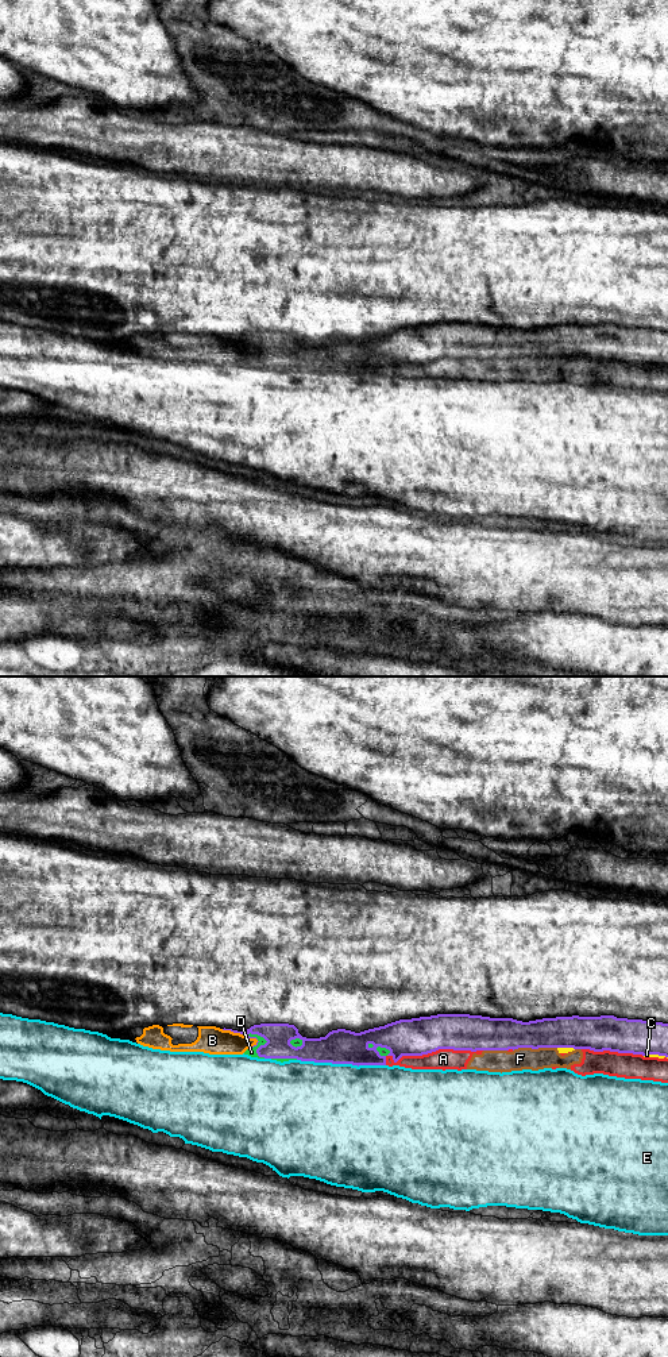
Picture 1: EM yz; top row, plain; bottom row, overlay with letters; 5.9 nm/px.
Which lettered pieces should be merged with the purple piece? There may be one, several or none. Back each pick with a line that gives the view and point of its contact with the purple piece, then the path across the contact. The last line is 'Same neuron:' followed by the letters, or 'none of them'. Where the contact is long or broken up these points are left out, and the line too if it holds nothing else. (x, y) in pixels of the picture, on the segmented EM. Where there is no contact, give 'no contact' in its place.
Same neuron: none of them

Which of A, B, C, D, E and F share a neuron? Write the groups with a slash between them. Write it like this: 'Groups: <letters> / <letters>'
Groups: A B D F / C / E

